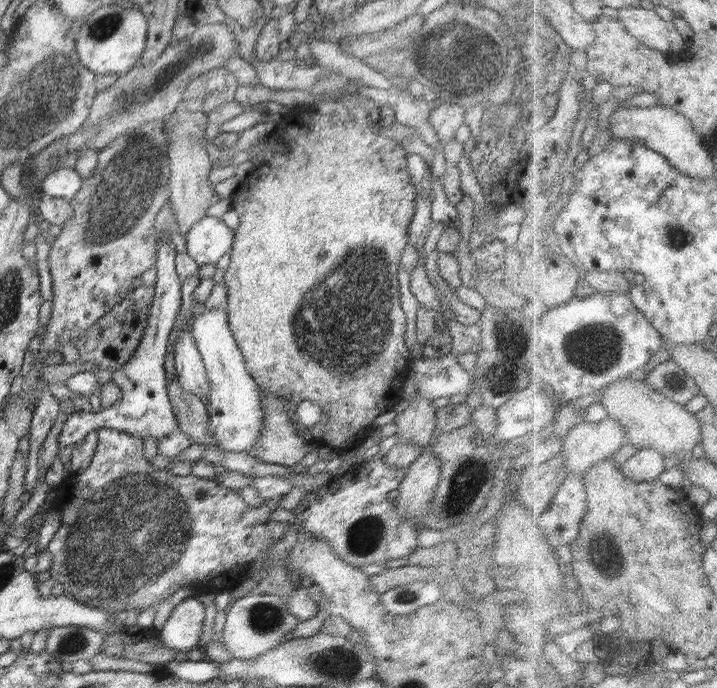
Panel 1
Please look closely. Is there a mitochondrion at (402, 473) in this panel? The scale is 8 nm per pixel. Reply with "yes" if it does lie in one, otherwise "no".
no

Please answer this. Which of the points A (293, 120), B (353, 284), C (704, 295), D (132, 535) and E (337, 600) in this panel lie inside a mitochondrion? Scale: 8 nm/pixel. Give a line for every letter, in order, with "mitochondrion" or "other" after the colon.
A: other
B: mitochondrion
C: other
D: mitochondrion
E: other

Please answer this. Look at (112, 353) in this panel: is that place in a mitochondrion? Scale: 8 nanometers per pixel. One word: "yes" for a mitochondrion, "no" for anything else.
no

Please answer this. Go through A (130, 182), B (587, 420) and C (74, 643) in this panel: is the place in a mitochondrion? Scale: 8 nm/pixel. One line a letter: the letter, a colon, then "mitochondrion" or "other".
A: mitochondrion
B: other
C: mitochondrion

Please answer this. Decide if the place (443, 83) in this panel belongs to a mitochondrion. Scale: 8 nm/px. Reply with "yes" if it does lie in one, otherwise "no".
yes

